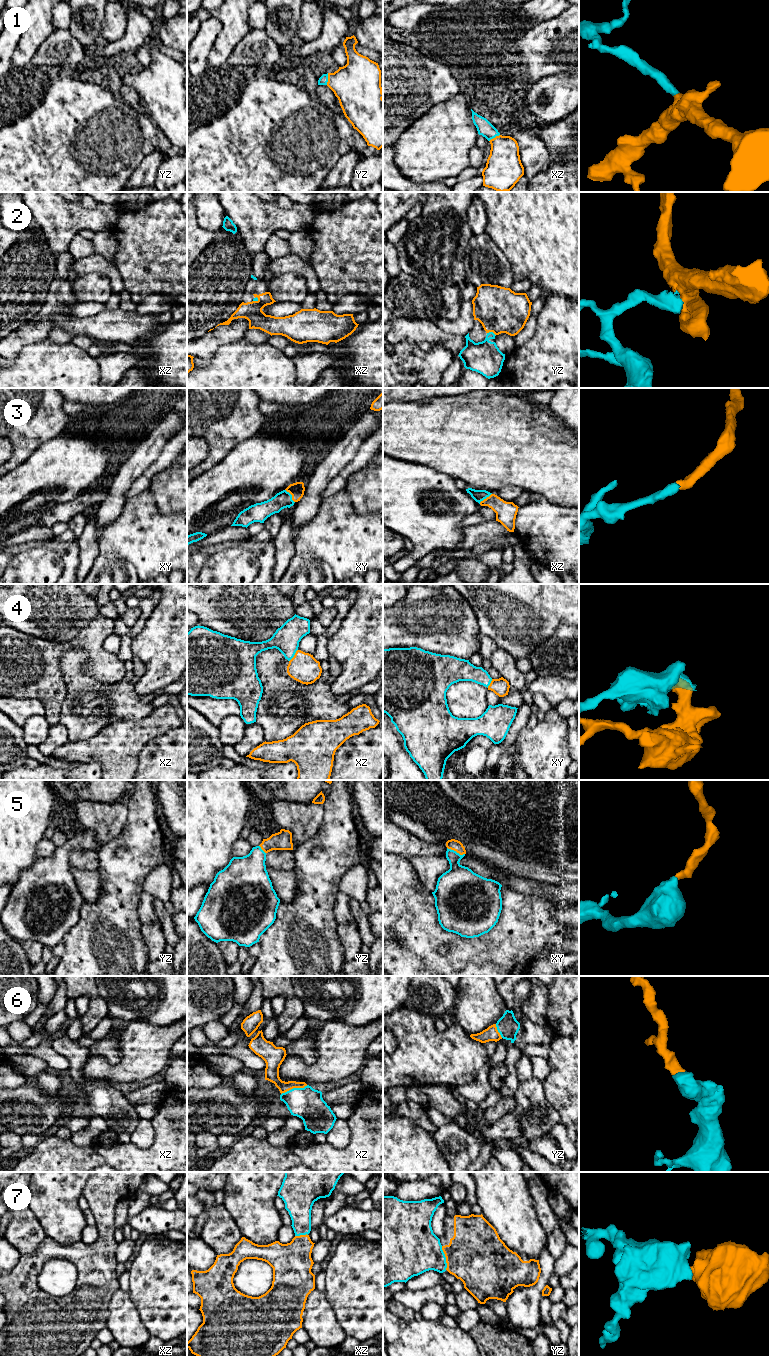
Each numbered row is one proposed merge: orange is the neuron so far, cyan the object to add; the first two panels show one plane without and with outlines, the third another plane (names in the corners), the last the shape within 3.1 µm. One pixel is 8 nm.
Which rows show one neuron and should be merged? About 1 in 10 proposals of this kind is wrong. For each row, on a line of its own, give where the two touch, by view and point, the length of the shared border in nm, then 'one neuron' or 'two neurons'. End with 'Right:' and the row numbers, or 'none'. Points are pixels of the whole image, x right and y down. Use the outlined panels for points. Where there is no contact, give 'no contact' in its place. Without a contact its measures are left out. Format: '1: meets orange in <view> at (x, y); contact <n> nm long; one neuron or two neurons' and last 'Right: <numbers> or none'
1: meets orange in yz at (328, 79); contact 100 nm long; one neuron
2: meets orange in yz at (491, 331); contact 80 nm long; one neuron
3: meets orange in xy at (292, 496); contact 130 nm long; one neuron
4: meets orange in xz at (294, 655); contact 120 nm long; one neuron
5: meets orange in xy at (456, 851); contact 160 nm long; one neuron
6: meets orange in xz at (294, 1087); contact 220 nm long; one neuron
7: meets orange in yz at (446, 1258); contact 200 nm long; one neuron
Right: 1, 2, 3, 4, 5, 6, 7

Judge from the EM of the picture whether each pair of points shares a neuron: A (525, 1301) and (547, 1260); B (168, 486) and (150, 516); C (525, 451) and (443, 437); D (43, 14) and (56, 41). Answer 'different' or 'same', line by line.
A: same
B: different
C: same
D: different

